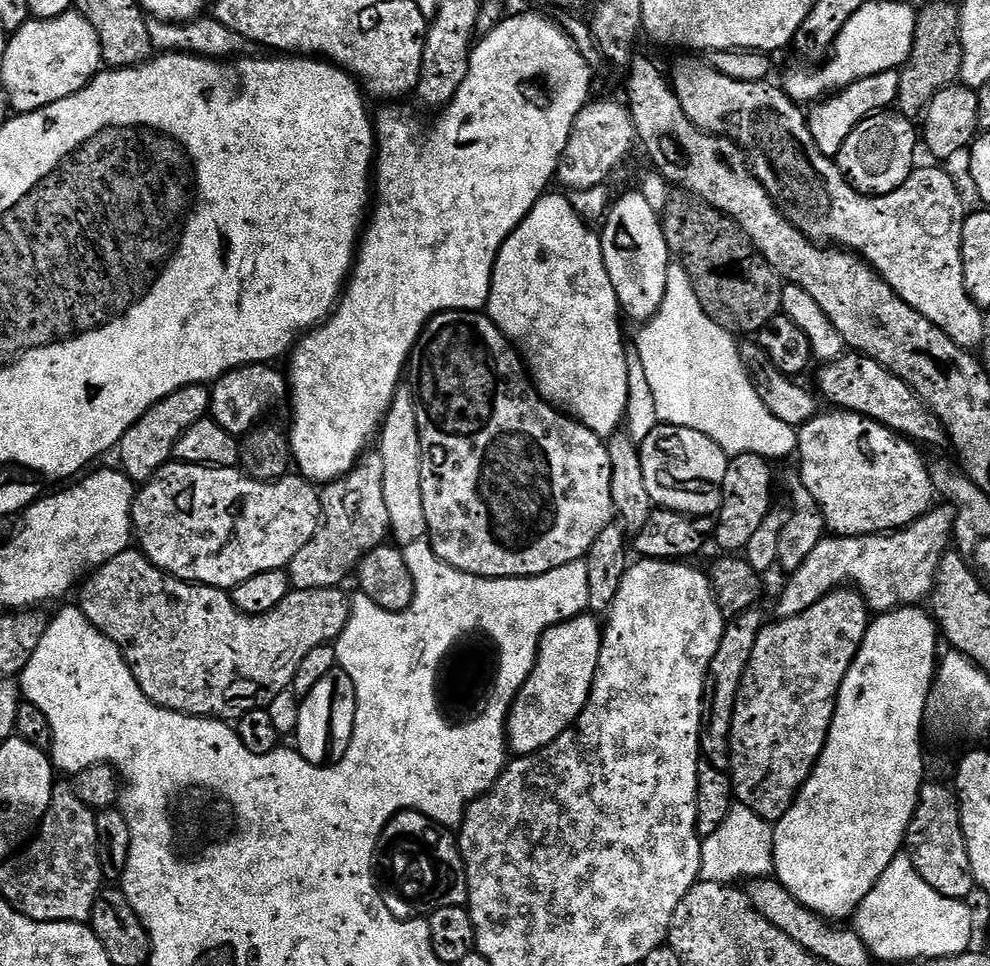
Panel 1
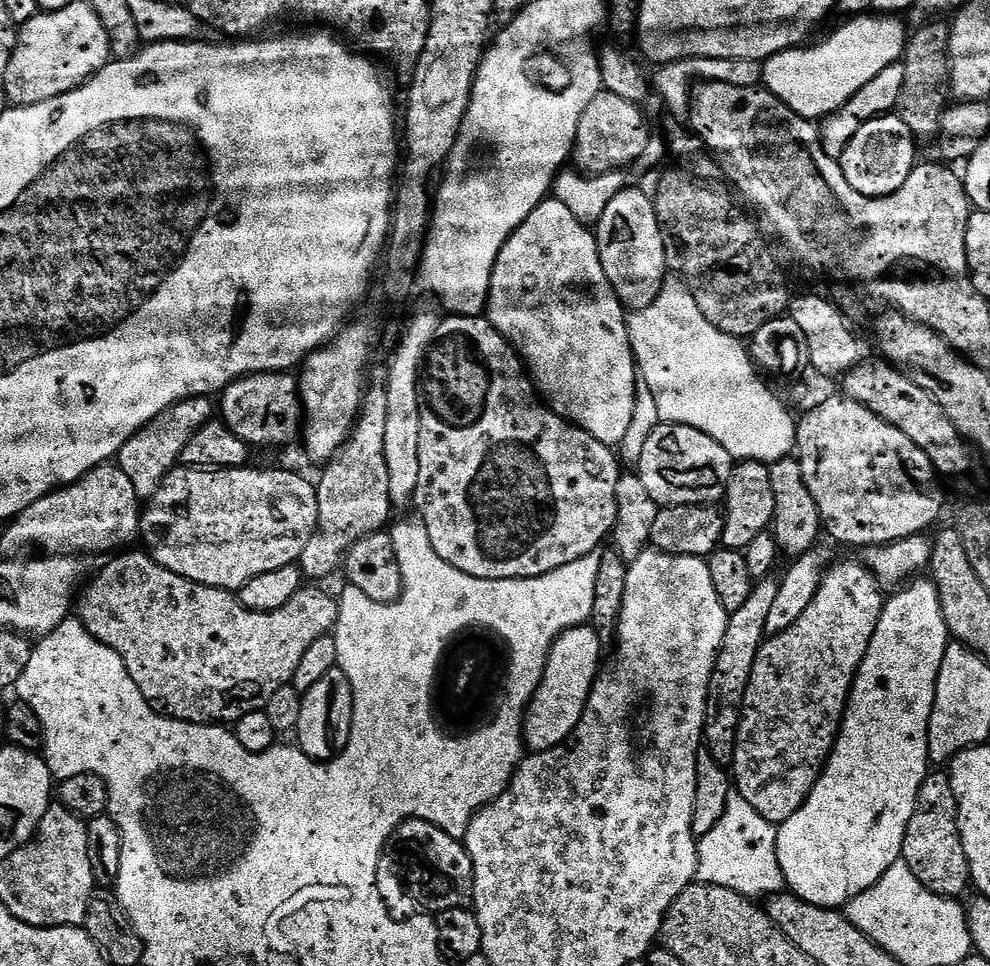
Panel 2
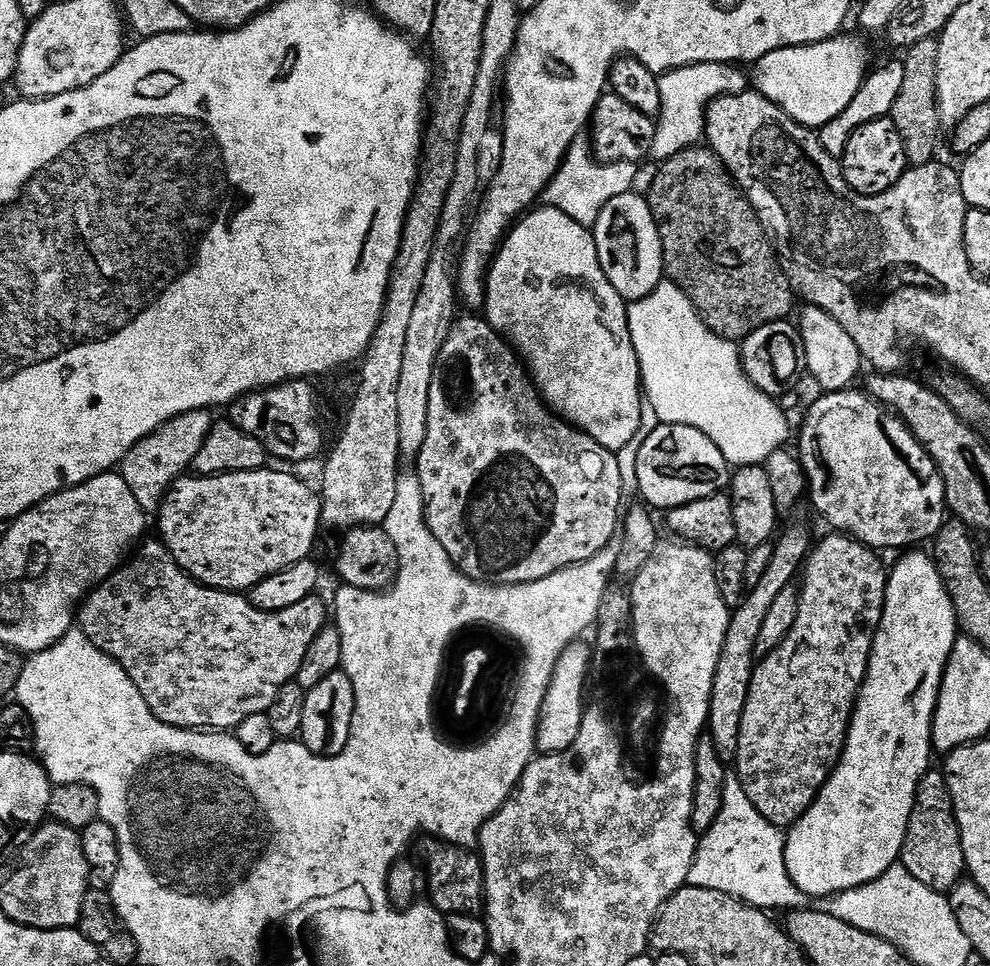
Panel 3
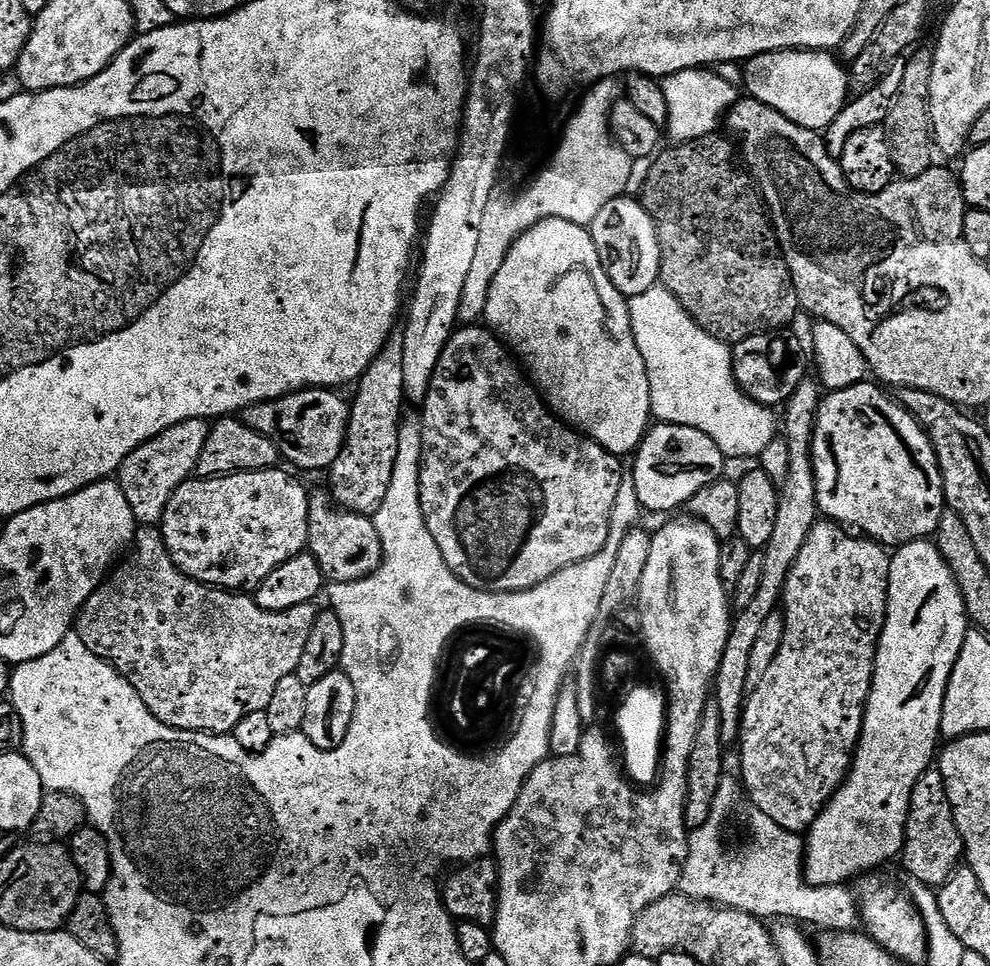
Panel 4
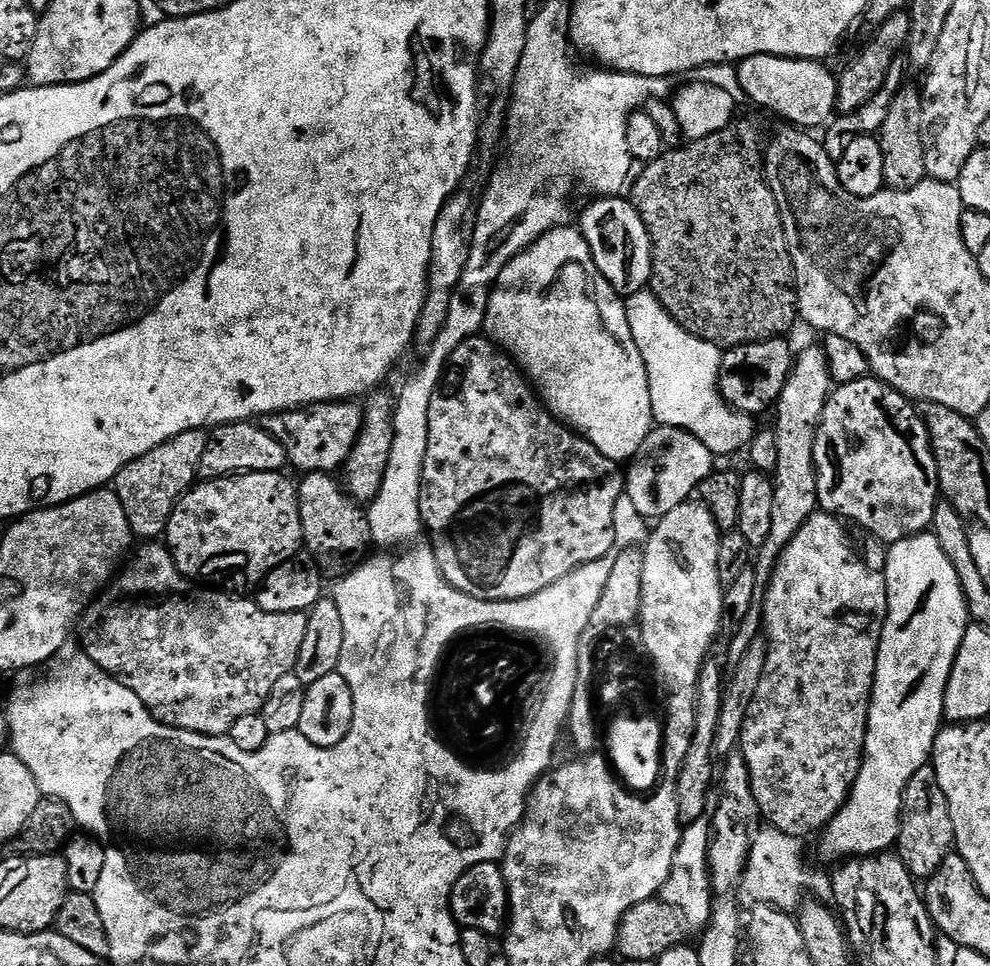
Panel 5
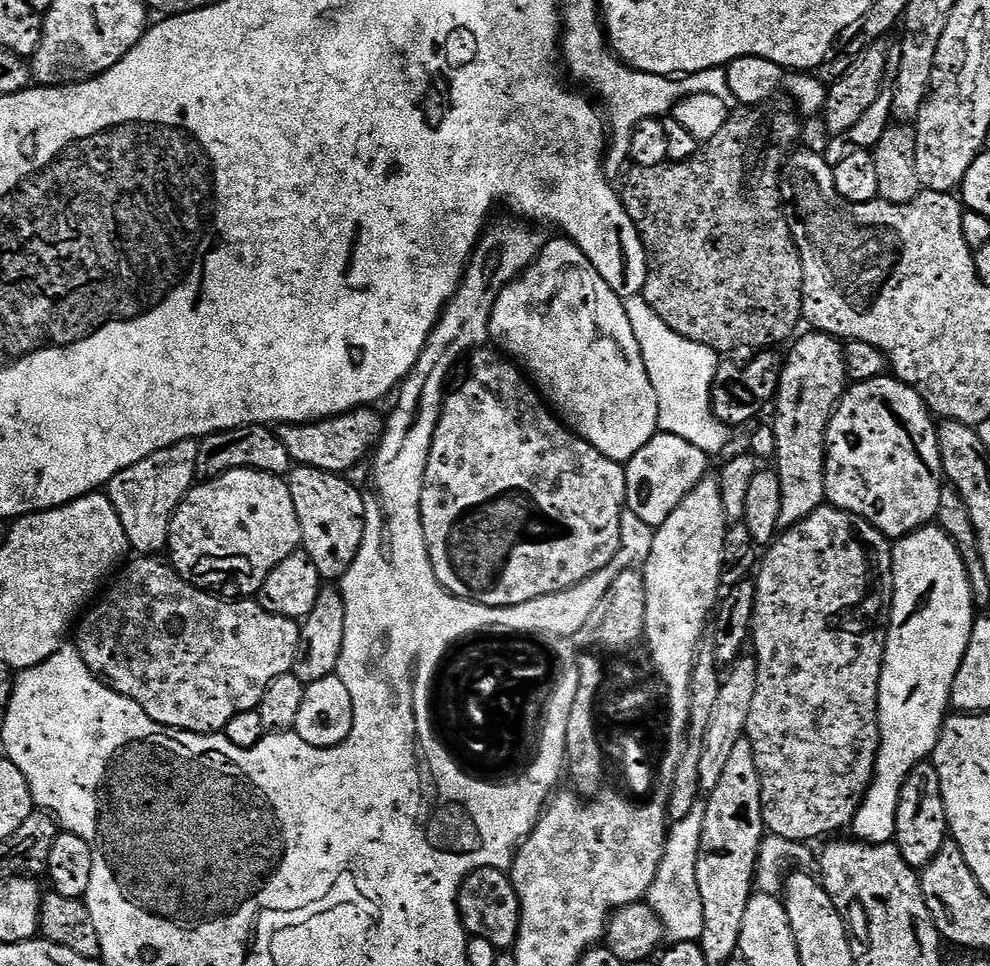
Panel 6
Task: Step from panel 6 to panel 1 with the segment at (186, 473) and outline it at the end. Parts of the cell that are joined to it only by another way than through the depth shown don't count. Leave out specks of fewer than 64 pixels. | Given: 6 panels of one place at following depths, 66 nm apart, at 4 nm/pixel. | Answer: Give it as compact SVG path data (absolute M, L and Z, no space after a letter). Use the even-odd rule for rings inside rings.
M203 384L186 386L162 398L162 402L146 410L146 414L142 414L142 418L138 418L136 425L126 430L126 434L121 438L118 445L119 467L132 479L133 484L137 486L147 484L158 469L173 459L172 451L178 438L182 438L182 434L186 434L186 430L190 430L194 422L205 419L209 415L211 406L211 391Z

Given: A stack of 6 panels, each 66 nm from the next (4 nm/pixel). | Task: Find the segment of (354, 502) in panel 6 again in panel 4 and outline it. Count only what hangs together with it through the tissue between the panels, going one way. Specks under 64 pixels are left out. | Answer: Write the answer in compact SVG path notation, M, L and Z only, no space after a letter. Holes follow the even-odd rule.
M313 491L308 501L307 551L318 562L325 581L332 584L358 582L377 572L384 562L384 550L375 519L341 510L330 503L325 493L324 496Z

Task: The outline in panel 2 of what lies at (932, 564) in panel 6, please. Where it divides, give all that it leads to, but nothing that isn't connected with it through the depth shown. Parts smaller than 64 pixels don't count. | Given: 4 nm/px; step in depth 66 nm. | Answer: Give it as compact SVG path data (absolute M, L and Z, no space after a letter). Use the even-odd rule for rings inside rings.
M916 578L907 586L889 595L884 601L884 613L878 618L878 626L874 630L874 638L870 638L870 646L866 650L866 658L862 658L862 666L856 672L852 683L852 690L848 693L848 708L844 712L844 721L840 724L840 733L836 735L836 744L832 753L824 763L816 784L810 790L806 802L786 822L782 822L776 829L776 845L778 846L778 862L782 866L785 885L796 895L801 896L819 908L843 909L858 894L870 890L894 866L896 860L904 855L904 839L906 830L910 826L910 818L914 818L914 806L918 802L918 794L922 782L930 771L930 761L927 752L927 724L930 722L931 708L934 706L935 684L938 682L939 667L942 666L944 651L950 643L946 618L942 618L942 606L938 598L938 590L931 579Z

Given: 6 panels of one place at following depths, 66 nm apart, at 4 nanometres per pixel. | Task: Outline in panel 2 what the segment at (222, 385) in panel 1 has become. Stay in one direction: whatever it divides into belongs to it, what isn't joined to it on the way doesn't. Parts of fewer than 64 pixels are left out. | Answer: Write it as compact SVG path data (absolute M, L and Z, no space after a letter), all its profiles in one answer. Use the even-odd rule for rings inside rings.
M263 372L244 376L219 393L218 416L230 431L238 434L238 438L253 449L299 441L305 419L299 379L292 372Z

